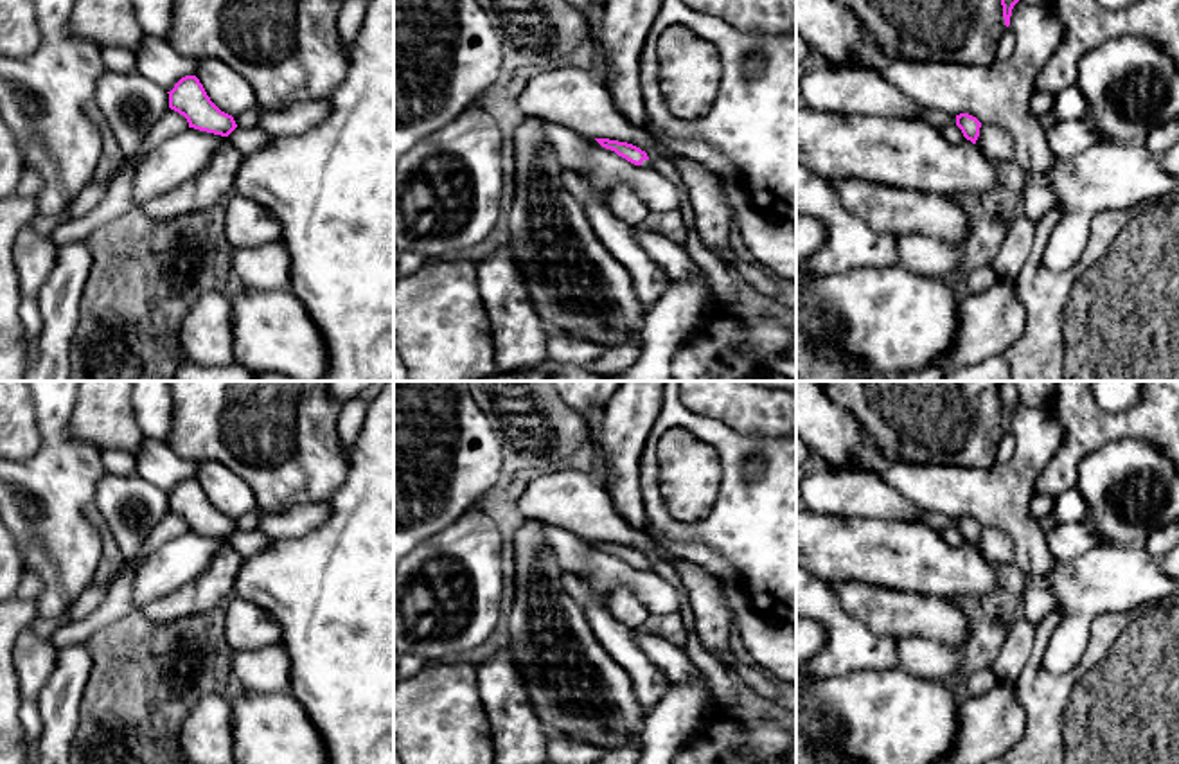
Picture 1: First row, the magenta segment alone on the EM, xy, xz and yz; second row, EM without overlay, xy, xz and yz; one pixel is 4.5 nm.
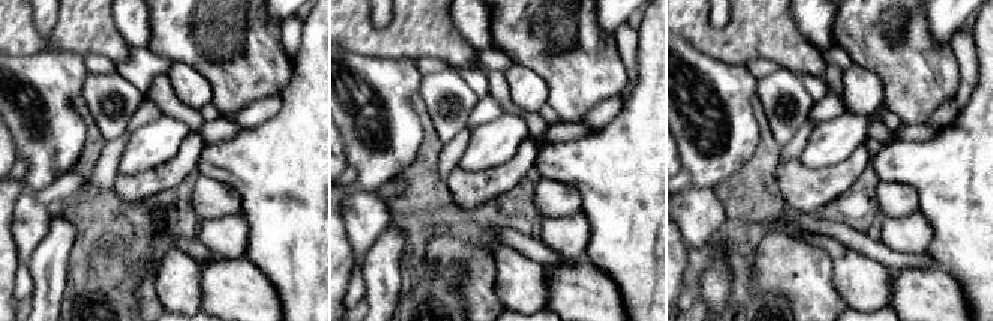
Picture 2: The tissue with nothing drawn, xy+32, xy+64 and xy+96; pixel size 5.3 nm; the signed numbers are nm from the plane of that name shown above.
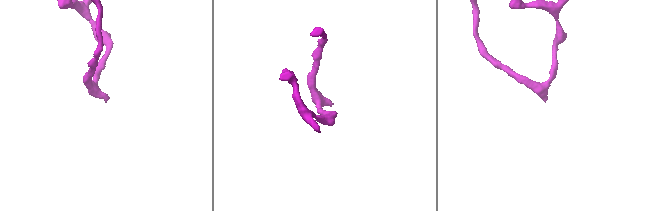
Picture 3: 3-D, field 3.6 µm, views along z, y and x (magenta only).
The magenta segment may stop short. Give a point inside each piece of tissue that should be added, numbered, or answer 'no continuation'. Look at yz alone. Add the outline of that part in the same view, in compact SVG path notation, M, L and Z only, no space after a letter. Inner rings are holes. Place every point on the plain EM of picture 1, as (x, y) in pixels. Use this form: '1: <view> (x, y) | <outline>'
no continuation

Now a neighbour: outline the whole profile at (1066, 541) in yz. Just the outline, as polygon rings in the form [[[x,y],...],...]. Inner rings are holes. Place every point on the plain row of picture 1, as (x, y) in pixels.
[[[1086,523],[1059,525],[1044,530],[1044,534],[1048,548],[1059,563],[1077,559],[1093,548],[1107,546]]]

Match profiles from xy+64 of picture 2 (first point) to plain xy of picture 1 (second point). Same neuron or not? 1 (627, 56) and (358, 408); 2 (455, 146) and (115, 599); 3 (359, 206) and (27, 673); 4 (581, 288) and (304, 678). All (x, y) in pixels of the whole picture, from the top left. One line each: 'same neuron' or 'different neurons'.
1: same neuron
2: same neuron
3: same neuron
4: different neurons

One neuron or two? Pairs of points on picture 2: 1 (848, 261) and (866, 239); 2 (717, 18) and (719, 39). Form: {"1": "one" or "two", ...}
{"1": "two", "2": "two"}

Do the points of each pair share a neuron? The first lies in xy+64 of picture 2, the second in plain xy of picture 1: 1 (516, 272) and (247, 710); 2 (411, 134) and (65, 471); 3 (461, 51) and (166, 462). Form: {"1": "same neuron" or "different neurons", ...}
{"1": "different neurons", "2": "same neuron", "3": "different neurons"}

